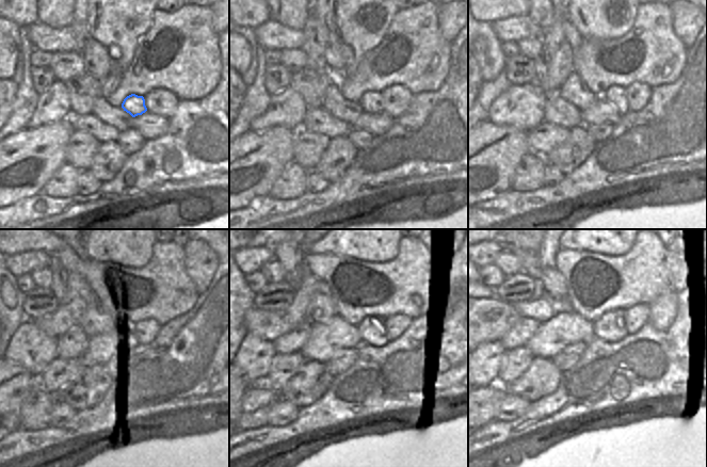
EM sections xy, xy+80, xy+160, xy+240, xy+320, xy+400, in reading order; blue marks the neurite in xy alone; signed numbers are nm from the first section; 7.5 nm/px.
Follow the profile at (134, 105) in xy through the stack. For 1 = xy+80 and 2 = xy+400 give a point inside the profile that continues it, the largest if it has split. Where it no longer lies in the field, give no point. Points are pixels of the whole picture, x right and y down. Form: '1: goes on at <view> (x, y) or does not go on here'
1: goes on at xy+80 (371, 101)
2: goes on at xy+400 (610, 326)

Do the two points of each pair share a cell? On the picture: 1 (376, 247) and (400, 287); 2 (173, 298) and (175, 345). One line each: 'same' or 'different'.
1: different
2: different

